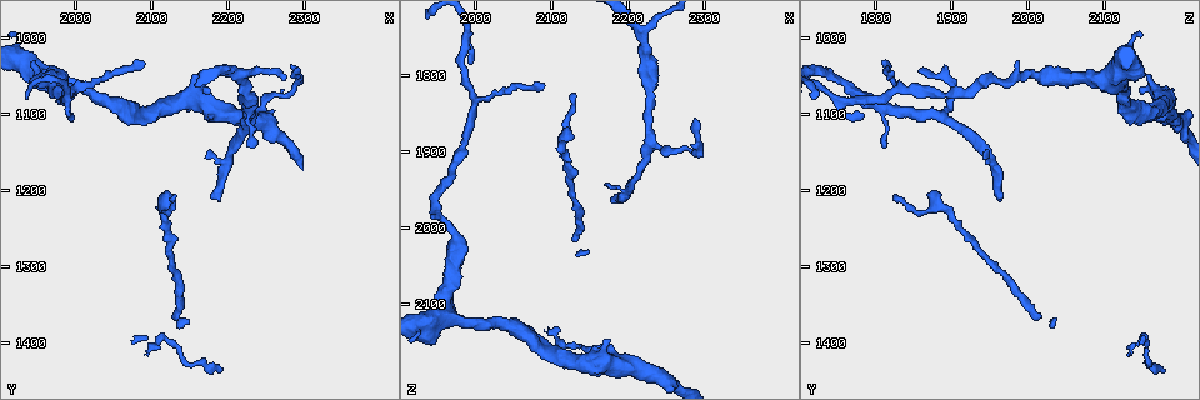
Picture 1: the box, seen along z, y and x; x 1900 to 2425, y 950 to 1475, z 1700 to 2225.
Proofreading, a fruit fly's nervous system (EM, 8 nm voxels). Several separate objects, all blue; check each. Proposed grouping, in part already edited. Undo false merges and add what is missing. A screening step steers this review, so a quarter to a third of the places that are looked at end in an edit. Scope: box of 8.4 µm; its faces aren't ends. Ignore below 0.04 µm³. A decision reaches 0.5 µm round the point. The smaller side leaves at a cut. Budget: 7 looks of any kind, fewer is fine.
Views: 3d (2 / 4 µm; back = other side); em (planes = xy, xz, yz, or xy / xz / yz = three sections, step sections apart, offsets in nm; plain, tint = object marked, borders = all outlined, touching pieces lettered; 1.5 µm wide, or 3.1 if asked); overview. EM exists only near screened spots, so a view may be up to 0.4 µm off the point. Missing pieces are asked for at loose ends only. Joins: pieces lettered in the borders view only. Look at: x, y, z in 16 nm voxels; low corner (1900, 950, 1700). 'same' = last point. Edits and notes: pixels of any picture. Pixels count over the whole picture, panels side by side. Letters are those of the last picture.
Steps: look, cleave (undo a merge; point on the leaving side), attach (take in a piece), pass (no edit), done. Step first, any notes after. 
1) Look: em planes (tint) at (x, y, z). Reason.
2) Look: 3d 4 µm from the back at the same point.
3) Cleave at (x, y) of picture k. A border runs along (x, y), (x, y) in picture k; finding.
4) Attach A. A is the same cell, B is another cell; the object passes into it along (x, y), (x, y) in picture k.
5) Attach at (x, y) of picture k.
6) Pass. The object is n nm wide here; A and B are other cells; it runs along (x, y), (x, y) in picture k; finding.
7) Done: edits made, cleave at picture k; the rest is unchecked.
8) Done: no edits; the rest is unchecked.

Look: em planes (borders) at (2175, 1210, 1965). Tapers out.

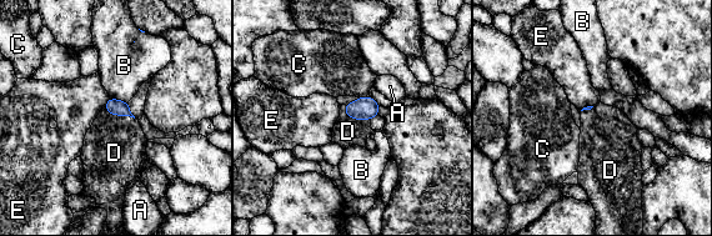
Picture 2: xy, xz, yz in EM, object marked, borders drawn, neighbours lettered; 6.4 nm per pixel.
Attach D. D is the same cell, A, B, C and E are other cells; the cell continues.

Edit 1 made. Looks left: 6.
Look: em planes (tint) at (2095, 1035, 1815). Free end.

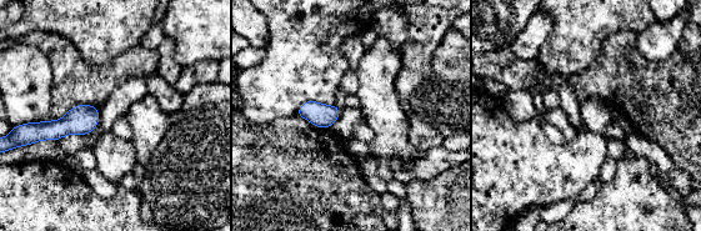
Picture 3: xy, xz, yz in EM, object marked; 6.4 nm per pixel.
Look: em planes (borders) at the same point. What lies round it.

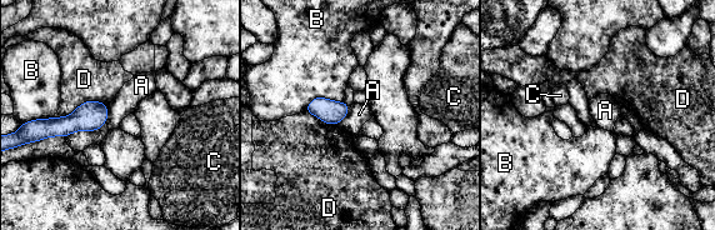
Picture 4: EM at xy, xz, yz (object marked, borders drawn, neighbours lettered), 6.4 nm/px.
Pass. A, B, C and D are other cells; a border runs along (108, 105), (108, 119), (105, 121) in picture 4; no lettered piece goes on from it.

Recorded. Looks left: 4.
Look: em planes (borders) at (1955, 1050, 2105). Branch point.

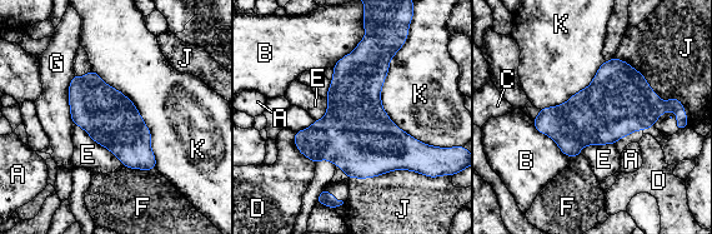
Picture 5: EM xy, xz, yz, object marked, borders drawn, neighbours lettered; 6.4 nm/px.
Pass. The object is 340 nm wide here; A, B, C, D, E, F, G, J and K are other cells; a border runs along (401, 45), (381, 106), (432, 147) in picture 5; continuous, no second cell.

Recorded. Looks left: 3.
Done: edits made, attach at picture 2; the rest is unchecked.

